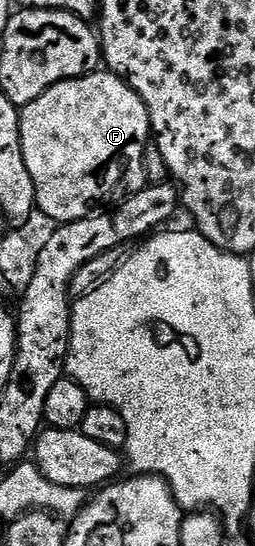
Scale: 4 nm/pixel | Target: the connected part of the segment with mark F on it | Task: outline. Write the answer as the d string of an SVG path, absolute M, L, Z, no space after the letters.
M97 72L94 74L83 74L81 78L71 78L65 82L59 82L51 86L38 100L26 104L20 110L20 139L22 140L22 156L26 160L26 168L30 172L30 180L34 180L34 192L36 193L36 204L39 213L44 213L46 217L53 218L53 223L76 222L80 218L87 218L93 213L92 206L107 200L111 194L116 194L119 190L123 192L135 192L146 185L144 177L144 154L150 145L153 137L152 125L150 124L150 112L146 104L142 104L142 96L134 92L128 83L118 75L111 72Z

